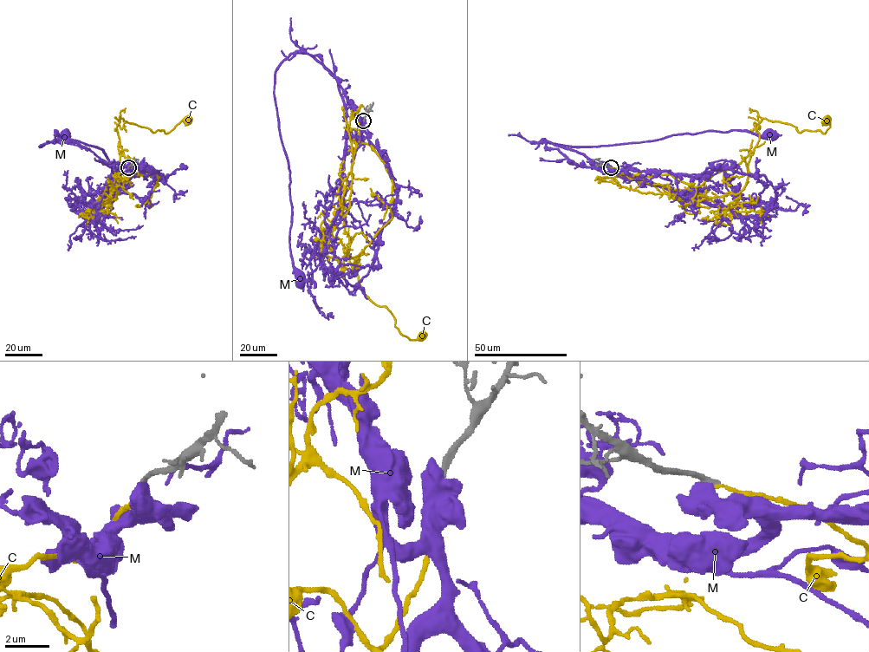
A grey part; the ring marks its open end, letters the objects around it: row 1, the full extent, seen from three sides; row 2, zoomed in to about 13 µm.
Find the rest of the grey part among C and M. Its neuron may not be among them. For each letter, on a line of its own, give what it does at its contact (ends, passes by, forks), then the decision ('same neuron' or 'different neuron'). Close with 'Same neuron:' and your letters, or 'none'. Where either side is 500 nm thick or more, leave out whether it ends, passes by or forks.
C: it ends there; different neuron
M: different neuron
Same neuron: none

